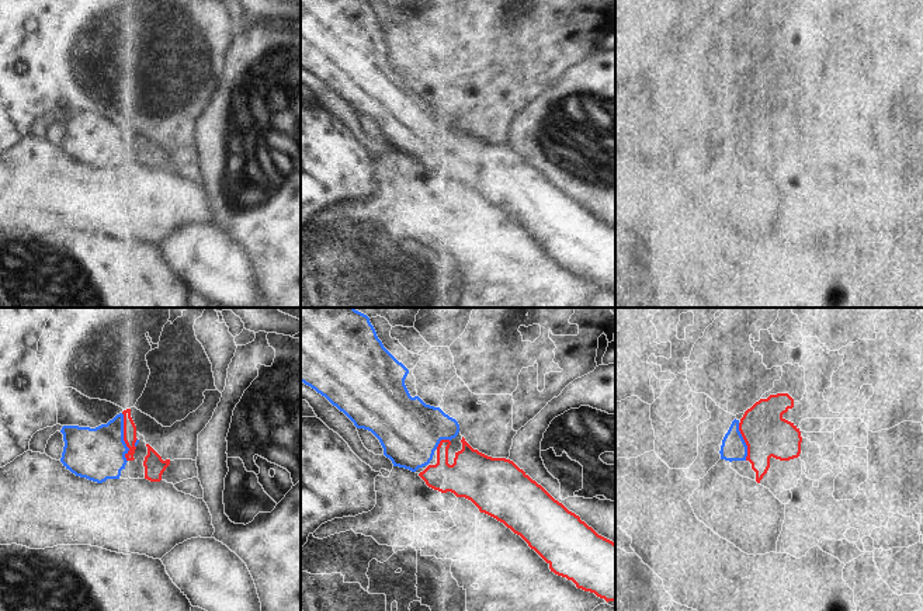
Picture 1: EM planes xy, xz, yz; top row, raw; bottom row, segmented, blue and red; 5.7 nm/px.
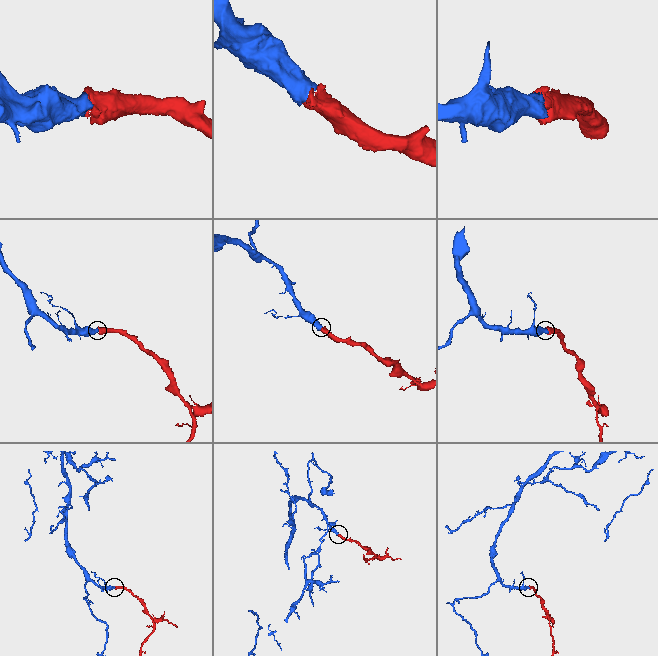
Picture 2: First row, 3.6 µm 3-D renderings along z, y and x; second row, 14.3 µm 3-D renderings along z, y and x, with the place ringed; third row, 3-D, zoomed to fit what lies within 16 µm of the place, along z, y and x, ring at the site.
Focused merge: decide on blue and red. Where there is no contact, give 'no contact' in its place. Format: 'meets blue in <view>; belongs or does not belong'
meets blue in xy; belongs

